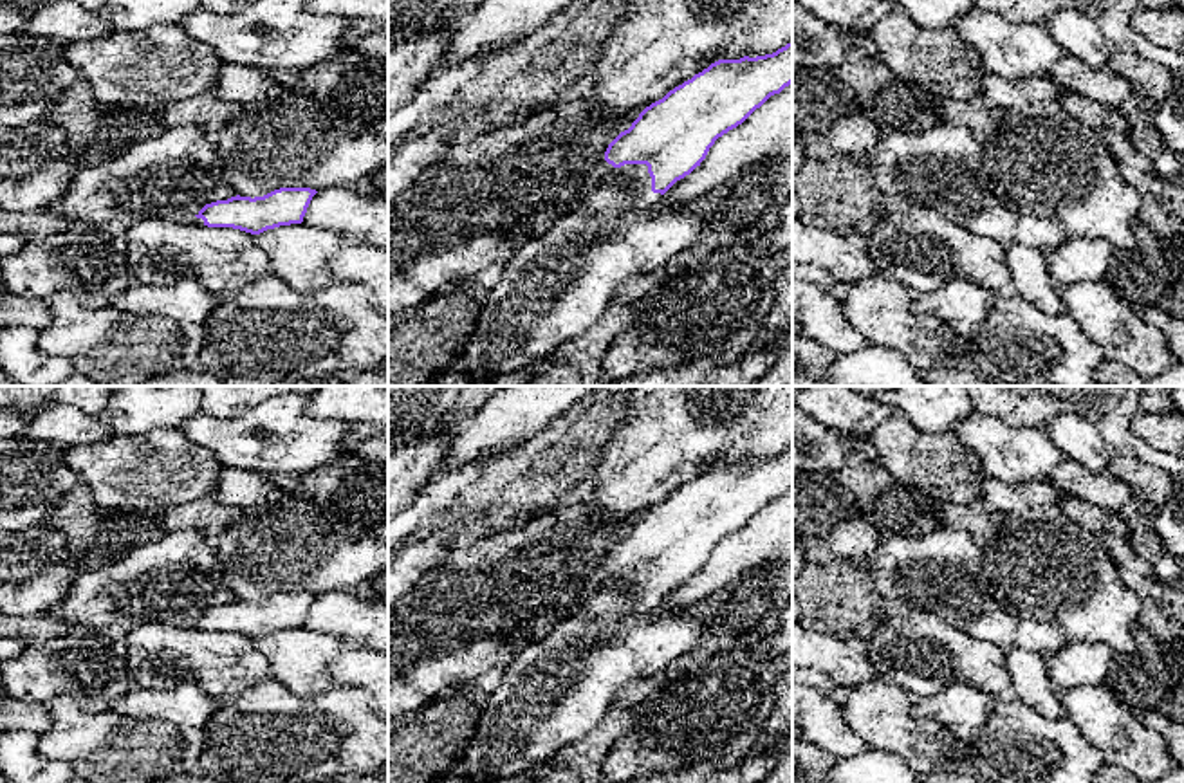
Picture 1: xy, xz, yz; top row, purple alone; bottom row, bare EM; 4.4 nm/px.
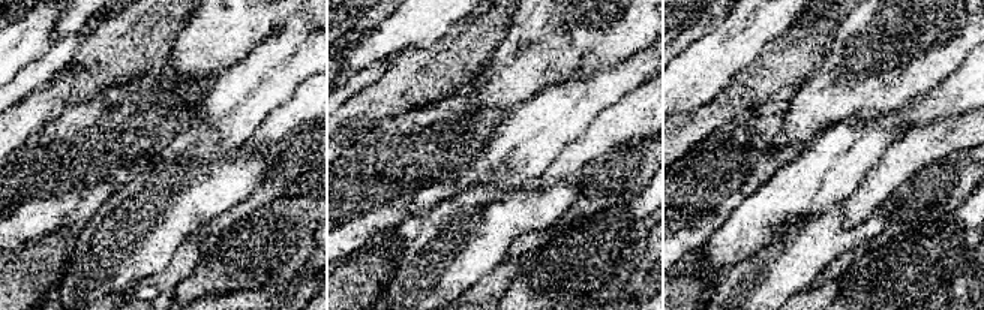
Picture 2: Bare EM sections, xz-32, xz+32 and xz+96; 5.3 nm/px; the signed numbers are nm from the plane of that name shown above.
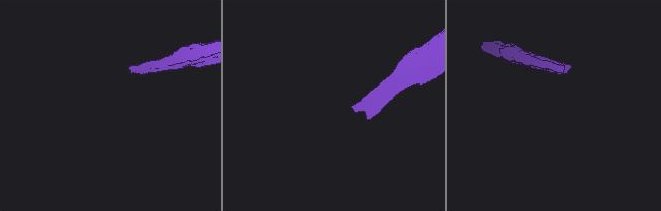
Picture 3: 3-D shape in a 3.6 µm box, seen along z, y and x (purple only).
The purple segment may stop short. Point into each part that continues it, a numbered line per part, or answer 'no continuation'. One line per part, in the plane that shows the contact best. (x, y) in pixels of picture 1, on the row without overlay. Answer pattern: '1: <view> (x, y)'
1: xz (636, 583)

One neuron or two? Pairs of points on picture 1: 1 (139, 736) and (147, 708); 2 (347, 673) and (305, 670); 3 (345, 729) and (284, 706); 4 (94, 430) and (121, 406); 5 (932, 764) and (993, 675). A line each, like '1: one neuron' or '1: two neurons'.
1: two neurons
2: two neurons
3: one neuron
4: two neurons
5: two neurons

